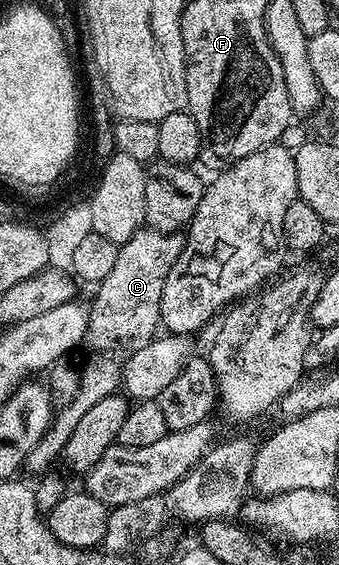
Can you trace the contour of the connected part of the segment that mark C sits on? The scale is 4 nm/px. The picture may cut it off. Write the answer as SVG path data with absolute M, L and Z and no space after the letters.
M144 226L129 241L119 244L119 256L109 272L97 285L99 291L95 301L91 301L89 310L91 320L87 326L85 348L88 355L79 367L79 392L67 407L58 408L52 418L51 428L37 441L37 449L29 453L25 464L26 470L43 473L54 459L58 460L65 449L65 441L73 434L77 421L97 401L105 401L105 397L116 394L123 381L123 367L137 353L137 349L145 349L149 341L155 338L161 327L161 289L165 289L165 277L169 277L169 269L181 257L184 236L179 233L161 233L152 227Z

